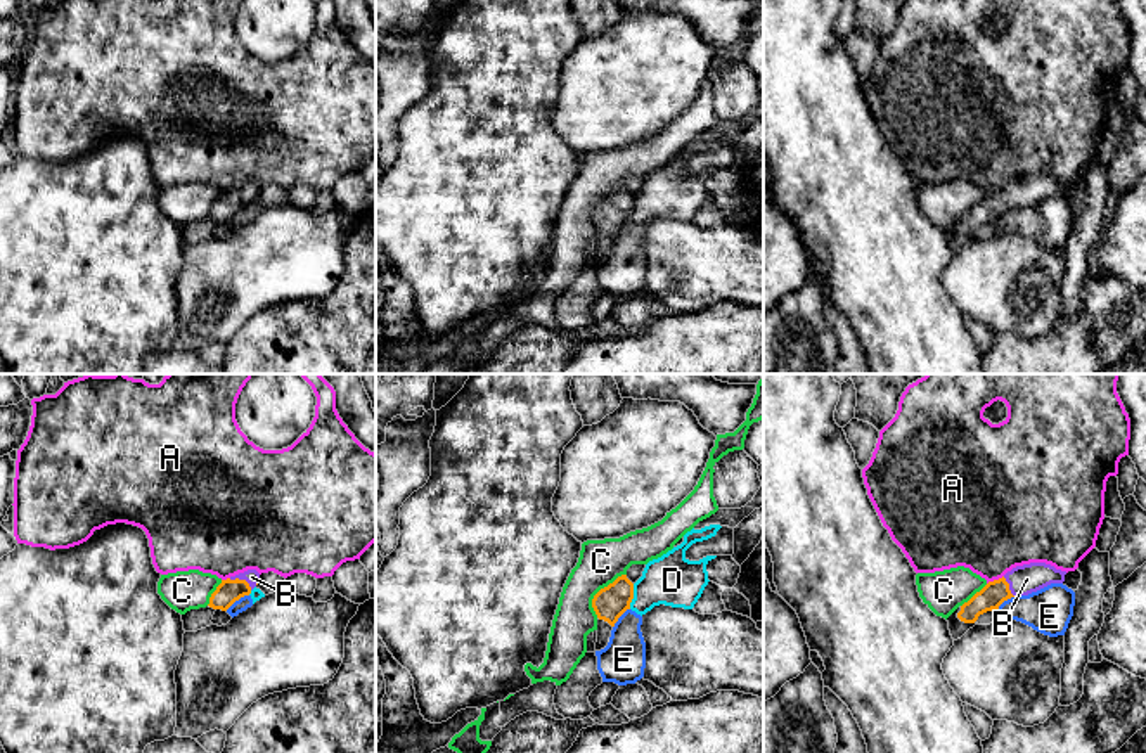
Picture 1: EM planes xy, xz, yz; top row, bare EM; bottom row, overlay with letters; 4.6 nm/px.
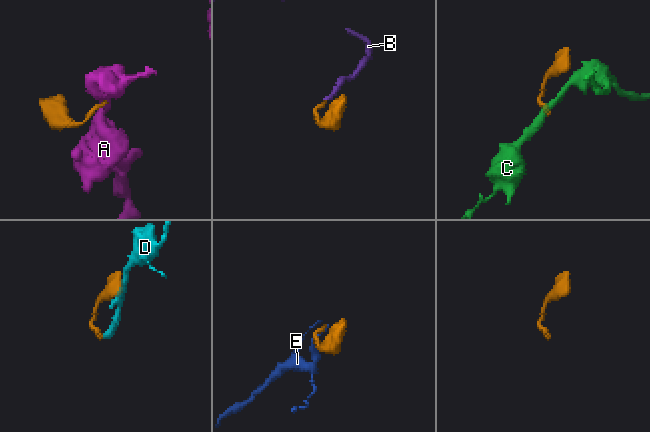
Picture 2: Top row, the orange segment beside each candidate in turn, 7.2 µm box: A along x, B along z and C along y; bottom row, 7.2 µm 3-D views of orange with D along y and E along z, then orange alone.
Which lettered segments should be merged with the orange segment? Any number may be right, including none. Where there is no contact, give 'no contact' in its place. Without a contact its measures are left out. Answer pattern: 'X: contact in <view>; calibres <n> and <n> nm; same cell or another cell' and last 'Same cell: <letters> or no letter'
A: contact in yz; calibres 110 and 440 nm; another cell
B: contact in xy; calibres 110 and 70 nm; same cell
C: contact in xz; calibres 160 and 200 nm; another cell
D: contact in xz; calibres 160 and 240 nm; another cell
E: contact in xy; calibres 110 and 60 nm; another cell
Same cell: B

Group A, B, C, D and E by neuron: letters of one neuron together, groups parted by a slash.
A / B / C / D E

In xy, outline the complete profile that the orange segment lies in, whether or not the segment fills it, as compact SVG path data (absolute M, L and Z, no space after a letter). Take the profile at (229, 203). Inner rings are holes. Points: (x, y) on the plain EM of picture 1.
M248 182L227 192L216 199L209 209L209 220L227 223L235 213L249 208L251 203L260 194L260 185L256 182Z

